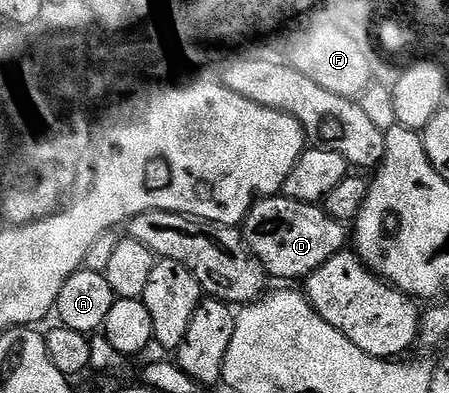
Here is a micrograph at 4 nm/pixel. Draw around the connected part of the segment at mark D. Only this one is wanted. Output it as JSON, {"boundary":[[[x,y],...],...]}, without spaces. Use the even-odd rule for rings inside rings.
{"boundary":[[[282,193],[256,198],[241,224],[241,234],[247,248],[272,280],[306,280],[349,243],[348,228],[329,217],[322,205],[293,201]]]}

